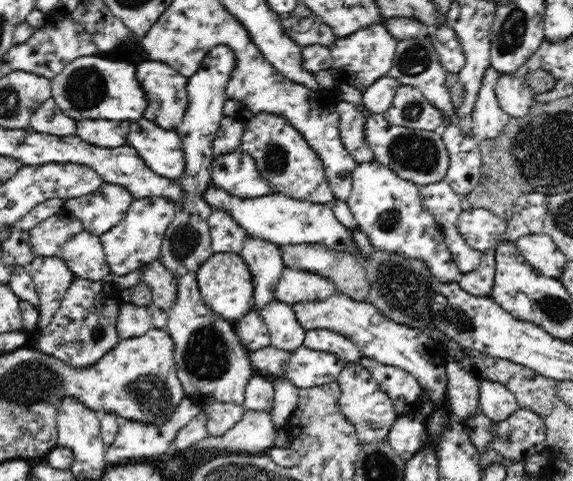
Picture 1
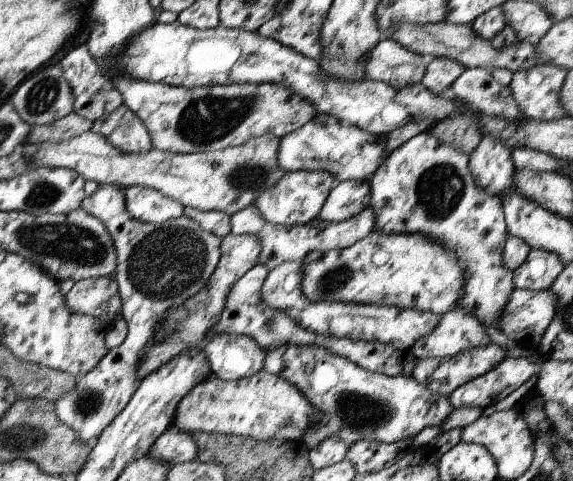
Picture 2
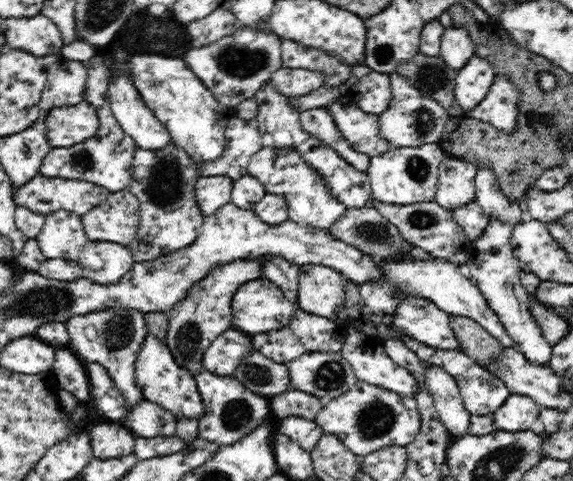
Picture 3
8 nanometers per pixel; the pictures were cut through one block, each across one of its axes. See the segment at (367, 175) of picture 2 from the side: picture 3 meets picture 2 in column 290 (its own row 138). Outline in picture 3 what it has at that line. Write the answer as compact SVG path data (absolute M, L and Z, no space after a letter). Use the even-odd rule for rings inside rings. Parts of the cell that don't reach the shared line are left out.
M118 75L107 90L112 115L122 127L122 131L131 136L137 149L166 150L171 136L158 117L144 105L138 90L132 81L124 75Z

